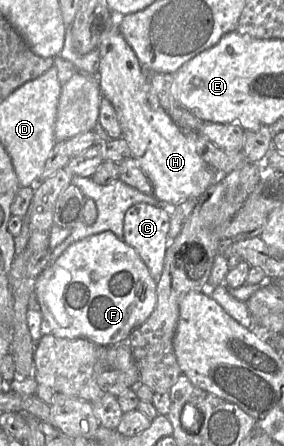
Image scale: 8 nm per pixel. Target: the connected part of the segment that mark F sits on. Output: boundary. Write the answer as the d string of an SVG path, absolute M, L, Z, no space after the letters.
M105 231L71 244L55 261L52 267L46 267L36 278L33 293L40 304L44 319L51 325L53 335L70 340L84 338L98 345L110 346L127 342L130 334L151 315L156 306L157 282L153 279L147 266L134 248L129 246L124 240L118 239L114 233Z

